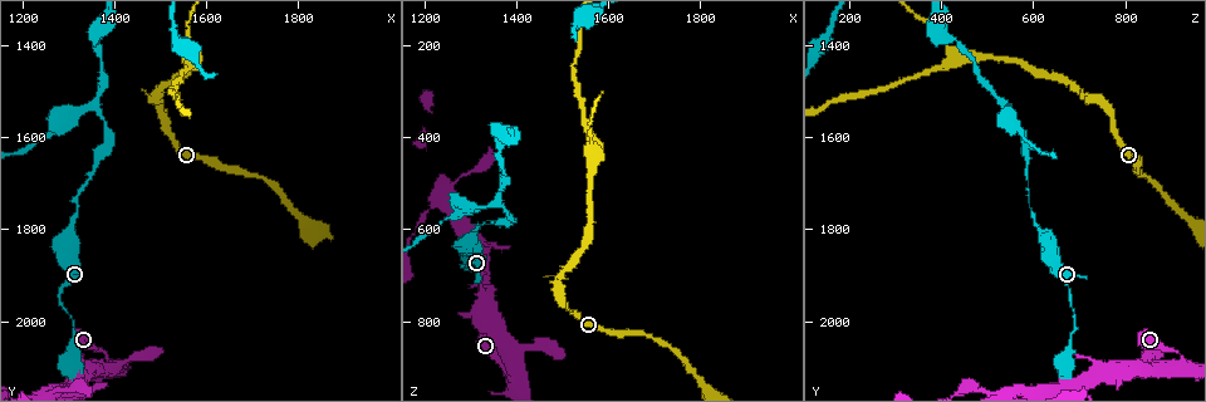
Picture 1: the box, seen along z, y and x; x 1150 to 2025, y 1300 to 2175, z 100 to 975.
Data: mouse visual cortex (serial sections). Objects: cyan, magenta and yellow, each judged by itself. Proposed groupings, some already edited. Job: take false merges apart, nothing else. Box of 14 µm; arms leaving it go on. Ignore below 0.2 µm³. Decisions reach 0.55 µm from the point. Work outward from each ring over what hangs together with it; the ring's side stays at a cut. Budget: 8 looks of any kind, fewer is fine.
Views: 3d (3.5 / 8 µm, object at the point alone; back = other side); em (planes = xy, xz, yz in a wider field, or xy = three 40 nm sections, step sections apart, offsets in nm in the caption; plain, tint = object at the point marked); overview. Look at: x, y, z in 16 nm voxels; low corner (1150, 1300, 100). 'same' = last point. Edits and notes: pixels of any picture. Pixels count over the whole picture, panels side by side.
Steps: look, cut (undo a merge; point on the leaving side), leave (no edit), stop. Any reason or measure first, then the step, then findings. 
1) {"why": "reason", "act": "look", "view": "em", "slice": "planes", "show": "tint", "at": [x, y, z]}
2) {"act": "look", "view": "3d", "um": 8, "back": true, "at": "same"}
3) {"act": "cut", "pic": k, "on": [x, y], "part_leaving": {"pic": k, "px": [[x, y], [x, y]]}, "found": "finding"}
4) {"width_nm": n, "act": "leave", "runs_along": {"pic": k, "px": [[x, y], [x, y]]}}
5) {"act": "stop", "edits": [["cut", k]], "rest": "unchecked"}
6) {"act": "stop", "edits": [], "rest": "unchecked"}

{"why": "thin neck", "act": "look", "view": "3d", "um": 8, "back": true, "at": [1340, 1700, 585]}

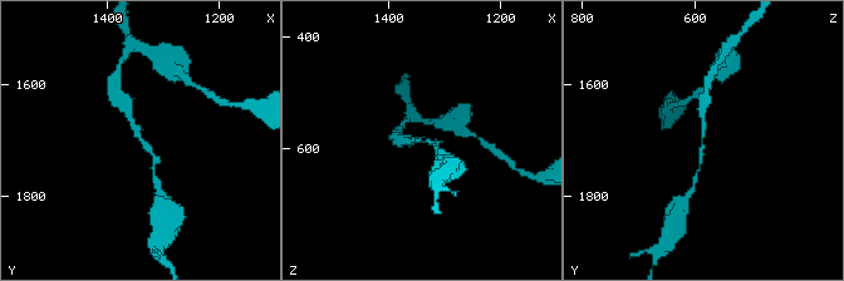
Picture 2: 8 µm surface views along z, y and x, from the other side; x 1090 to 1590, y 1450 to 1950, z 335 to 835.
{"why": "zoom in", "act": "look", "view": "3d", "um": 3.5, "back": true, "at": [1345, 1695, 590]}

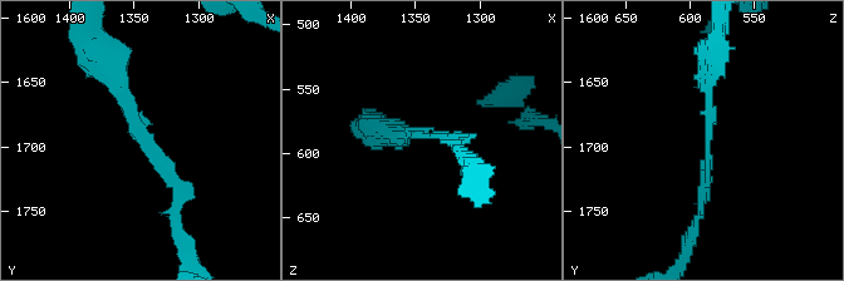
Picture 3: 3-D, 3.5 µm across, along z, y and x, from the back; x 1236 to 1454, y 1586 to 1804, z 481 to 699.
{"arm_widths_nm": [100, 150], "act": "look", "view": "em", "slice": "xy", "step": 3, "show": "tint", "at": [1342, 1698, 588]}

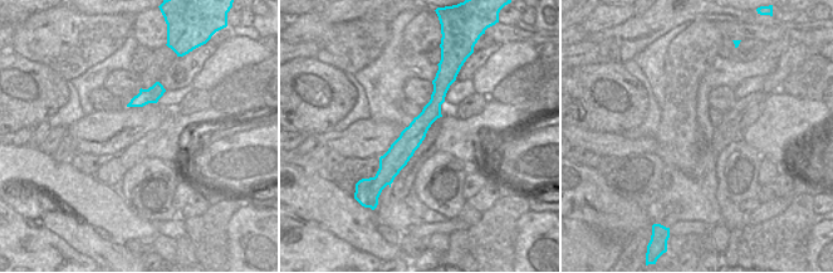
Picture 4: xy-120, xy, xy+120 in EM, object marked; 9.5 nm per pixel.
{"act": "leave", "runs_along": {"pic": 3, "px": [[177, 216], [177, 178], [111, 67]]}, "found": "one cell here"}

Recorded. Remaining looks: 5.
{"why": "branch point", "act": "look", "view": "3d", "um": 3.5, "at": [1560, 1440, 420]}

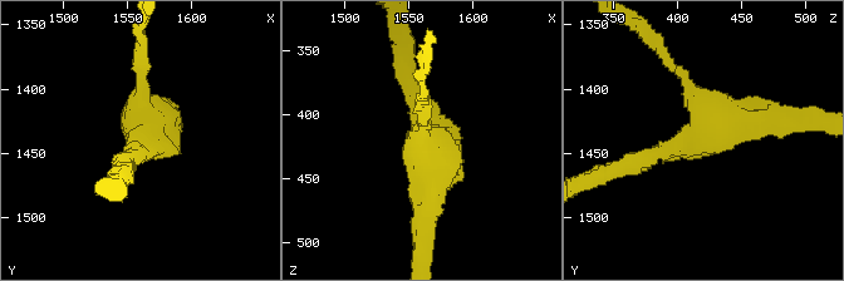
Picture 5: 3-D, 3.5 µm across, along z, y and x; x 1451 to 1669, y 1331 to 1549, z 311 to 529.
{"arms": 3, "arm_widths_nm": [150, 250, 250], "act": "leave", "runs_along": {"pic": 5, "px": [[801, 121], [724, 121], [649, 154]]}, "found": "continuous, no second cell"}

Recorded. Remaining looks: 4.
{"act": "look", "view": "3d", "um": 3.5, "at": [1390, 2095, 920]}

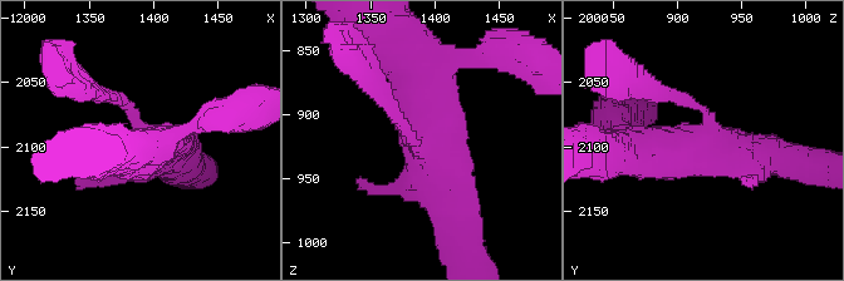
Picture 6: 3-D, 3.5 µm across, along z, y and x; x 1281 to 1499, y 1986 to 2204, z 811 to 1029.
{"why": "now the EM", "act": "look", "view": "em", "slice": "xy", "step": 3, "show": "tint", "at": [1396, 2094, 926]}

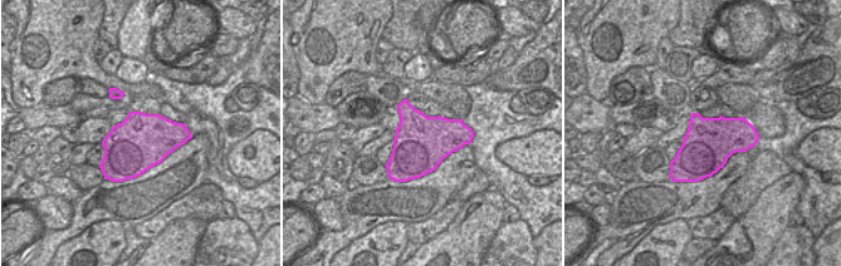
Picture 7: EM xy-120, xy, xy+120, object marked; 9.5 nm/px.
{"act": "leave", "runs_along": {"pic": 6, "px": [[107, 95], [138, 123], [138, 149]]}, "found": "all the same cell"}

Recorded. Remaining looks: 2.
{"act": "stop", "edits": [], "rest": "unchecked"}

